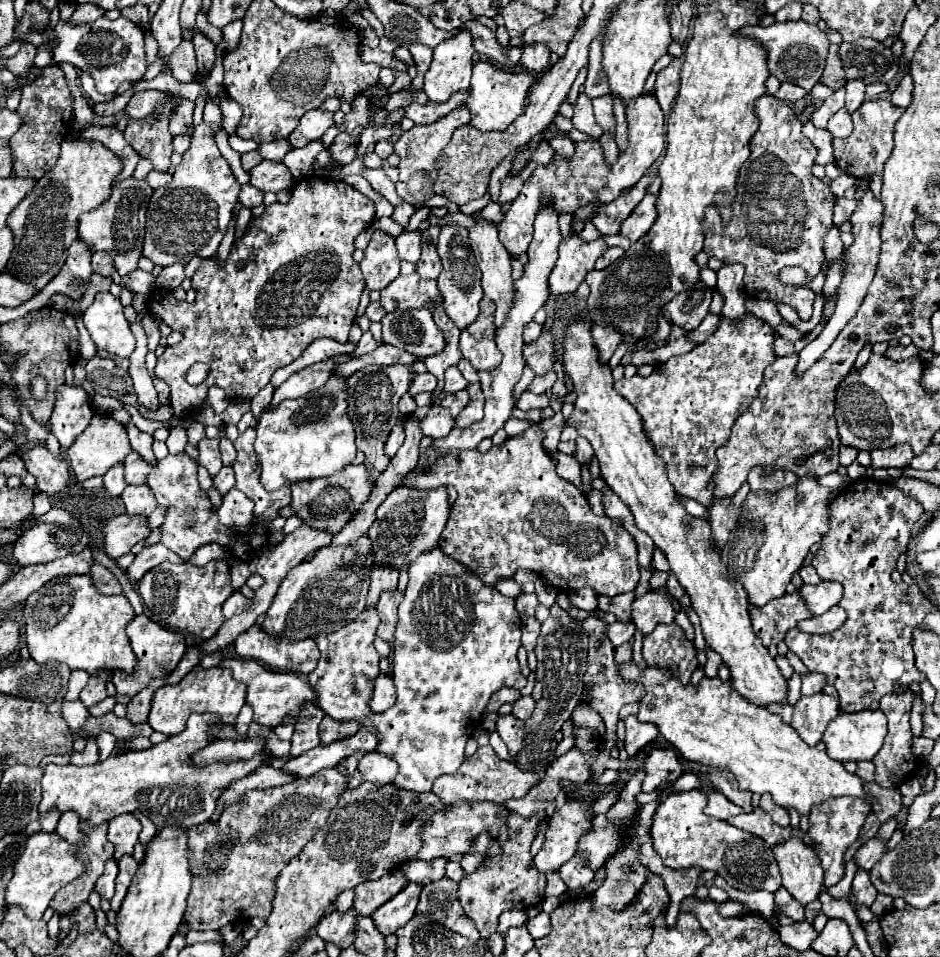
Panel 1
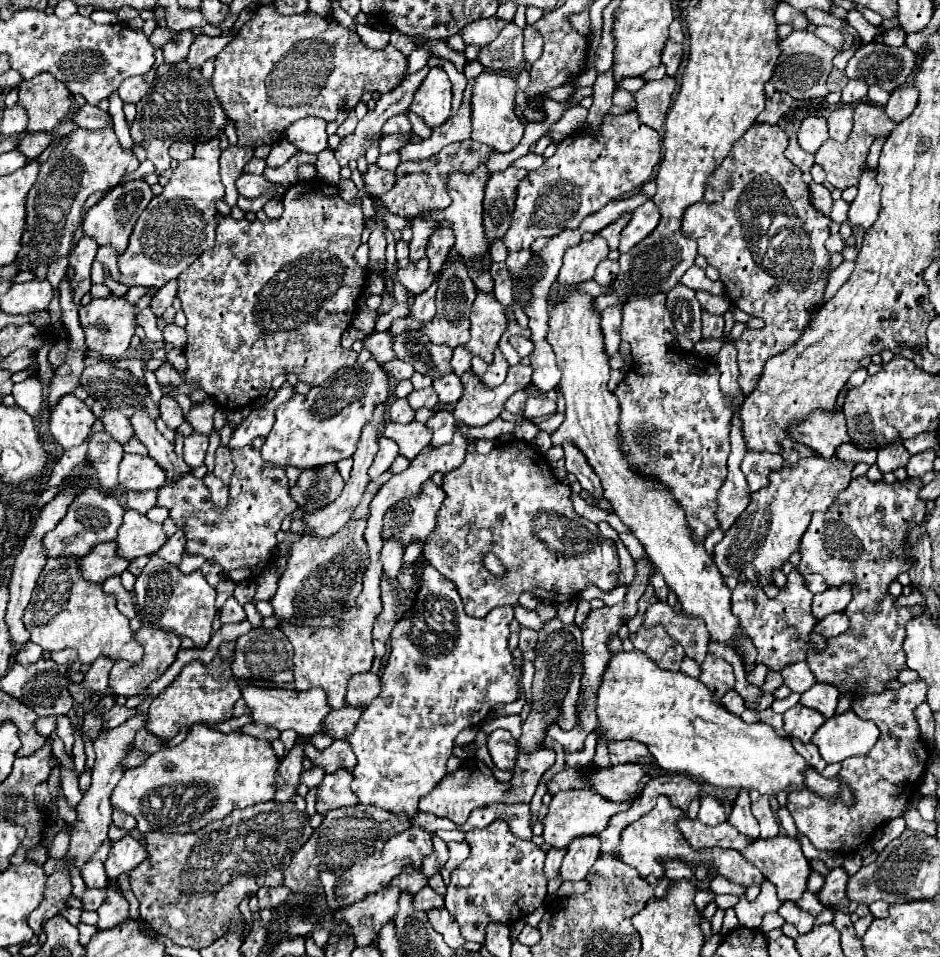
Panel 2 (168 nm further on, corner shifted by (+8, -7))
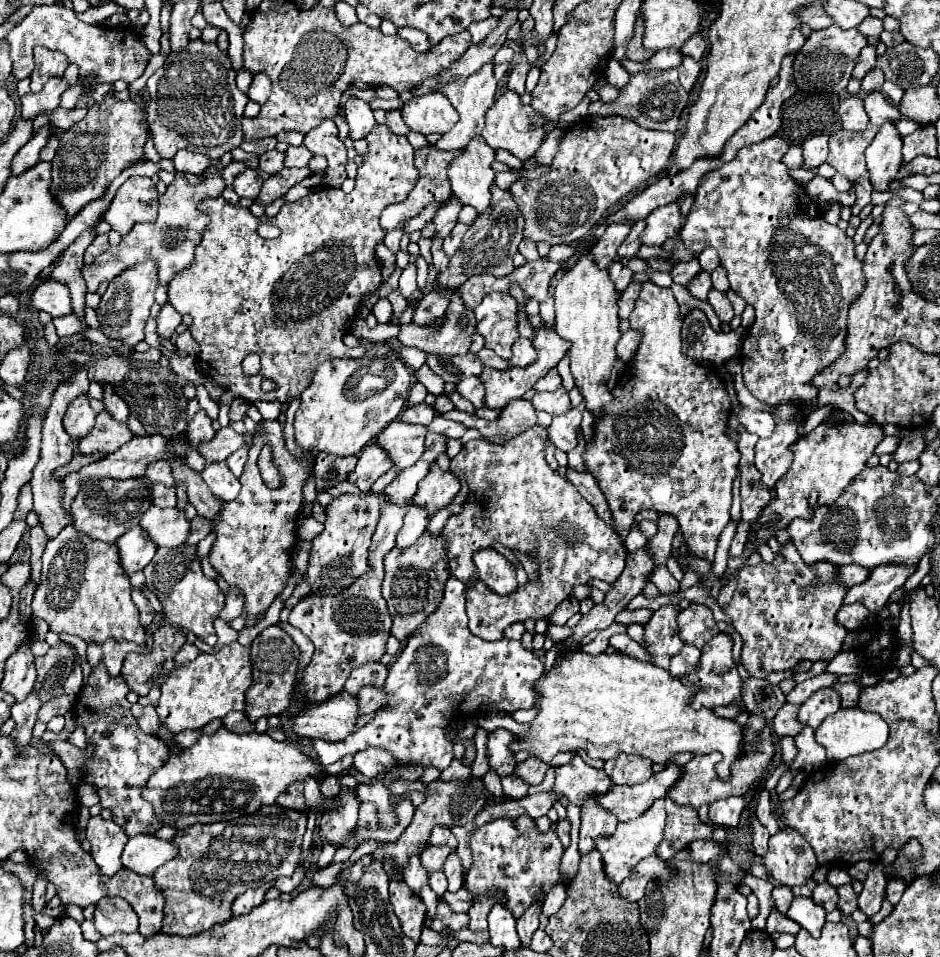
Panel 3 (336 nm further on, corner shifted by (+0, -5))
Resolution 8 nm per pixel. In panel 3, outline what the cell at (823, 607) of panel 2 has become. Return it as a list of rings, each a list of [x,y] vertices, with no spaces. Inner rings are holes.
[[[880,565],[870,571],[868,579],[856,587],[850,587],[844,605],[862,603],[872,613],[878,613],[886,607],[890,595],[906,583],[906,579],[914,573],[914,567],[894,567],[894,565]]]

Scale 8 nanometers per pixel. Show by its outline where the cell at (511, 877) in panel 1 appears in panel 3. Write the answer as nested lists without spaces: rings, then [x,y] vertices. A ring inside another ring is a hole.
[[[522,815],[518,819],[496,819],[474,831],[470,837],[470,849],[474,855],[472,867],[464,875],[464,889],[476,895],[476,903],[472,903],[468,917],[468,929],[472,933],[482,933],[488,929],[486,917],[488,911],[500,903],[492,895],[492,891],[504,891],[504,905],[518,919],[536,899],[544,899],[544,895],[560,881],[560,859],[562,859],[562,843],[558,835],[550,829],[548,833],[540,833],[532,817]]]

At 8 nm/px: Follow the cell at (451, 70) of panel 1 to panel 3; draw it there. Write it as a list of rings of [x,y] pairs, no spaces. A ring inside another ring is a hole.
[[[436,91],[436,93],[428,93],[418,99],[408,101],[402,107],[402,119],[416,133],[442,135],[456,125],[458,115],[452,103],[448,103],[448,97]]]

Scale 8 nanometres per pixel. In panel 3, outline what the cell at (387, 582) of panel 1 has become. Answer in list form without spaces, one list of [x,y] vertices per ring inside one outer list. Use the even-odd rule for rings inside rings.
[[[412,507],[412,509],[406,513],[406,517],[404,517],[402,529],[398,531],[396,545],[398,545],[400,549],[410,547],[410,545],[424,533],[426,525],[428,525],[428,515],[426,515],[426,511],[422,511],[420,507]]]

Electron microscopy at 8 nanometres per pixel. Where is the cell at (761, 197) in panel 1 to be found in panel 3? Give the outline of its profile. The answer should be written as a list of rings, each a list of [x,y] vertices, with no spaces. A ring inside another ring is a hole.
[[[772,135],[756,145],[740,149],[732,163],[724,163],[724,167],[704,175],[704,179],[698,185],[692,209],[680,231],[686,249],[700,251],[706,247],[714,247],[718,251],[720,263],[728,271],[730,287],[756,311],[756,321],[742,343],[740,363],[746,389],[756,399],[770,405],[778,405],[778,409],[772,413],[776,419],[774,435],[770,439],[760,439],[754,449],[754,465],[762,473],[762,483],[770,489],[778,479],[786,475],[792,463],[790,447],[798,439],[794,417],[800,415],[800,411],[788,409],[788,405],[816,399],[818,391],[808,387],[808,383],[820,369],[828,367],[844,351],[842,343],[846,337],[848,307],[852,299],[856,299],[864,291],[862,261],[858,261],[854,255],[854,241],[846,237],[846,233],[836,225],[828,225],[822,221],[822,227],[816,229],[816,243],[830,261],[798,265],[798,255],[800,261],[810,261],[806,259],[808,255],[802,249],[798,251],[798,199],[808,197],[802,197],[800,191],[806,189],[788,175],[788,167],[782,163],[782,157],[788,151],[788,147],[790,145],[784,137]]]

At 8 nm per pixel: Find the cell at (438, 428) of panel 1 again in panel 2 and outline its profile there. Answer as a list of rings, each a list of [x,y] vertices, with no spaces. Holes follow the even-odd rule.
[[[412,421],[406,425],[404,423],[386,423],[382,435],[388,439],[394,439],[400,447],[400,455],[406,457],[408,461],[414,461],[418,457],[418,453],[430,445],[430,439],[432,439],[432,431],[418,421]]]

